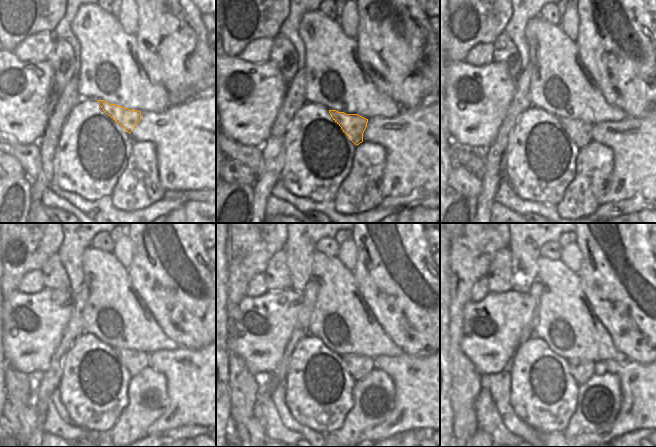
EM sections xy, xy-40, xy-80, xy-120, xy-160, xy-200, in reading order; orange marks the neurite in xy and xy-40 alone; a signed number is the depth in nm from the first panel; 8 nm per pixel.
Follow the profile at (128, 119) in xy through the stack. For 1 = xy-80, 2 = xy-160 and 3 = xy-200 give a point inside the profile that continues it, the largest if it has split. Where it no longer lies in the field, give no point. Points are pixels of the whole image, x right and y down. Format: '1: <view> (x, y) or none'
1: xy-80 (580, 132)
2: xy-160 (358, 366)
3: xy-200 (582, 370)

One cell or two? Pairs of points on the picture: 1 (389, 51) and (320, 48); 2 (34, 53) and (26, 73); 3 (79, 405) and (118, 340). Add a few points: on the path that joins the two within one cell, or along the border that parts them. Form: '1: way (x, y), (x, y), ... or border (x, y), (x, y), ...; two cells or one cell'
1: border (354, 38), (358, 60), (366, 72); two cells
2: border (13, 51), (22, 61), (46, 60); two cells
3: border (93, 335), (116, 350); two cells

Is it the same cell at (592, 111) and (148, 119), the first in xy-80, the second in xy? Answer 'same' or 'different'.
different

